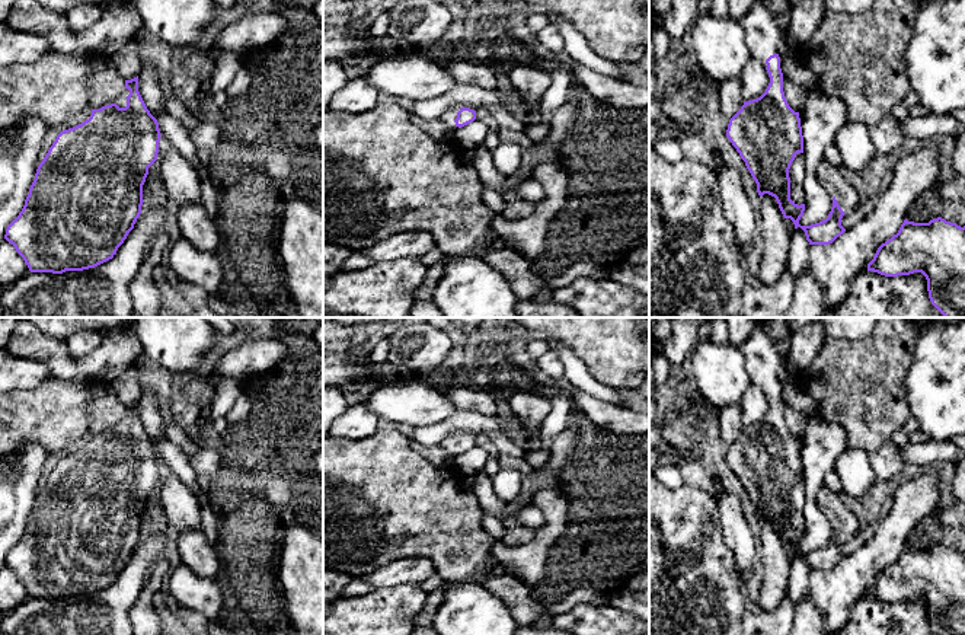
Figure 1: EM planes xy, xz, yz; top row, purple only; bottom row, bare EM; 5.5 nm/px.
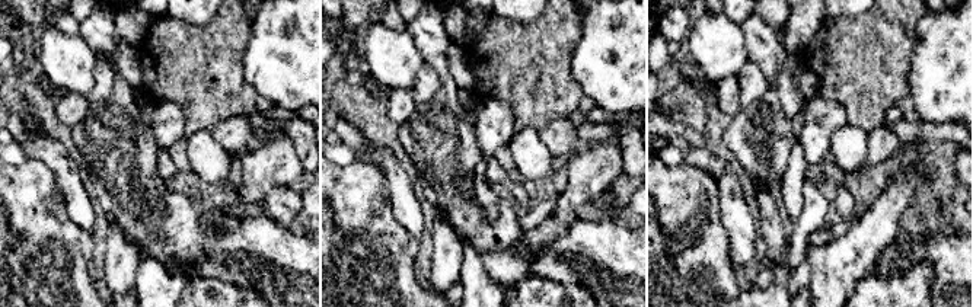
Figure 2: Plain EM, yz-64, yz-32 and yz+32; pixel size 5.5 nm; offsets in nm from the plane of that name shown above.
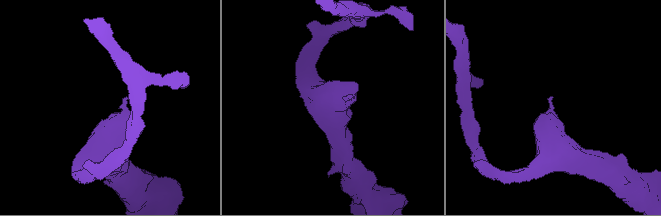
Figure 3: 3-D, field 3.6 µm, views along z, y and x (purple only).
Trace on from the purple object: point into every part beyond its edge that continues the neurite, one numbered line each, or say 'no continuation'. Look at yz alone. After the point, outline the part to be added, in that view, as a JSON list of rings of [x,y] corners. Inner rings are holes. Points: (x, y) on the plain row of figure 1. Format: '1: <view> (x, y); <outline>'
1: yz (763, 363); [[[758,325],[750,339],[739,345],[739,350],[744,354],[745,368],[751,383],[767,393],[766,386],[773,380],[779,380],[785,368],[774,342]]]

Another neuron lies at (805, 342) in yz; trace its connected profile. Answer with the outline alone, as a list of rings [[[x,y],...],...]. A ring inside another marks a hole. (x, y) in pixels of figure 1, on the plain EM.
[[[821,319],[793,331],[790,334],[790,351],[785,370],[796,379],[809,367],[825,338],[825,328]]]

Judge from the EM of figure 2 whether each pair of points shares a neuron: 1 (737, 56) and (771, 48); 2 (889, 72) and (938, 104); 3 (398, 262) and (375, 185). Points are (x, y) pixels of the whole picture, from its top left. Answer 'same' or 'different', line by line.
1: different
2: different
3: same

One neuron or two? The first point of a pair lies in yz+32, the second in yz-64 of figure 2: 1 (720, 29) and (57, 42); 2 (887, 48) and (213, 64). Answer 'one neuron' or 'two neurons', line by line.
1: one neuron
2: one neuron

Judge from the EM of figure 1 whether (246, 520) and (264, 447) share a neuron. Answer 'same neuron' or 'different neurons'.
same neuron

